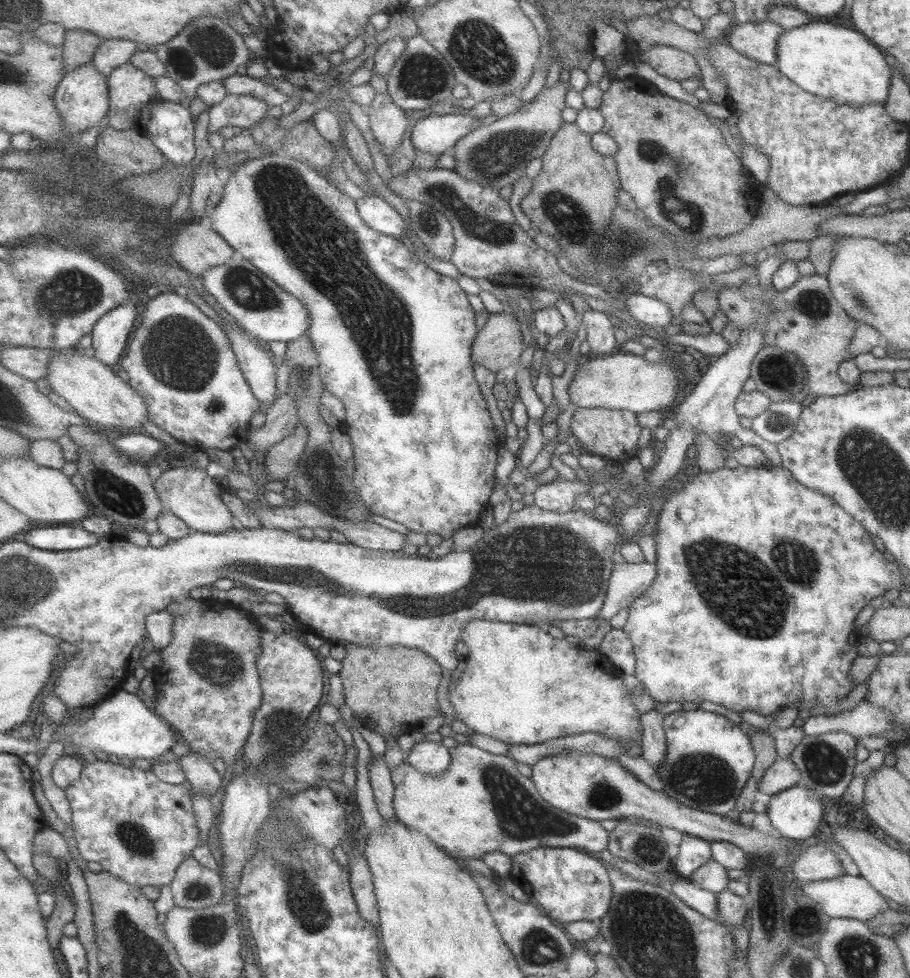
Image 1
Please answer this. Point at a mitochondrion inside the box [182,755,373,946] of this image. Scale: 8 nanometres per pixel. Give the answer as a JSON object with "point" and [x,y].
{"point":[312,914]}

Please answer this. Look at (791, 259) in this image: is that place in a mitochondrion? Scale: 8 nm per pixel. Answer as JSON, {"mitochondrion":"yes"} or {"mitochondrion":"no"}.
{"mitochondrion":"no"}

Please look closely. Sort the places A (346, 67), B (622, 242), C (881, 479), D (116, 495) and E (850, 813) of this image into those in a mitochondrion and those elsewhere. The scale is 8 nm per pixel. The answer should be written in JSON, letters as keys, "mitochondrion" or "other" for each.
{"A":"other","B":"other","C":"mitochondrion","D":"mitochondrion","E":"other"}

